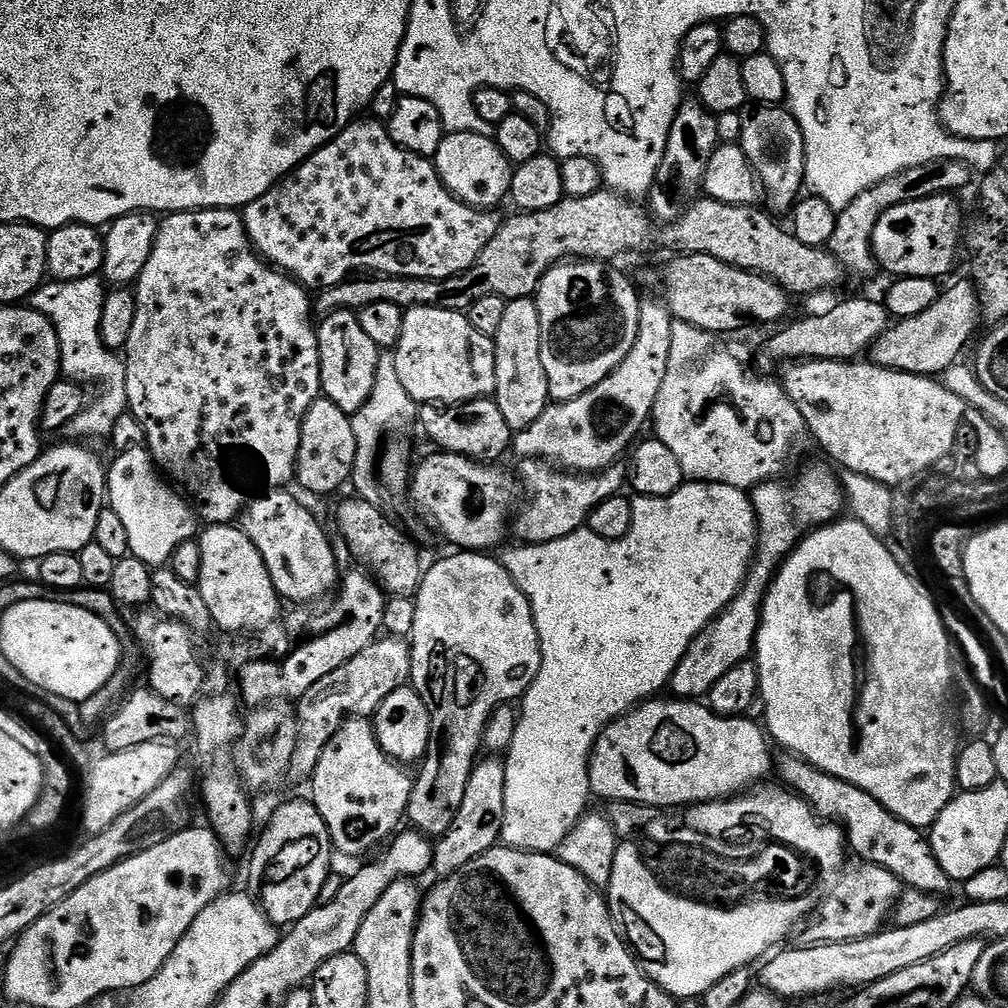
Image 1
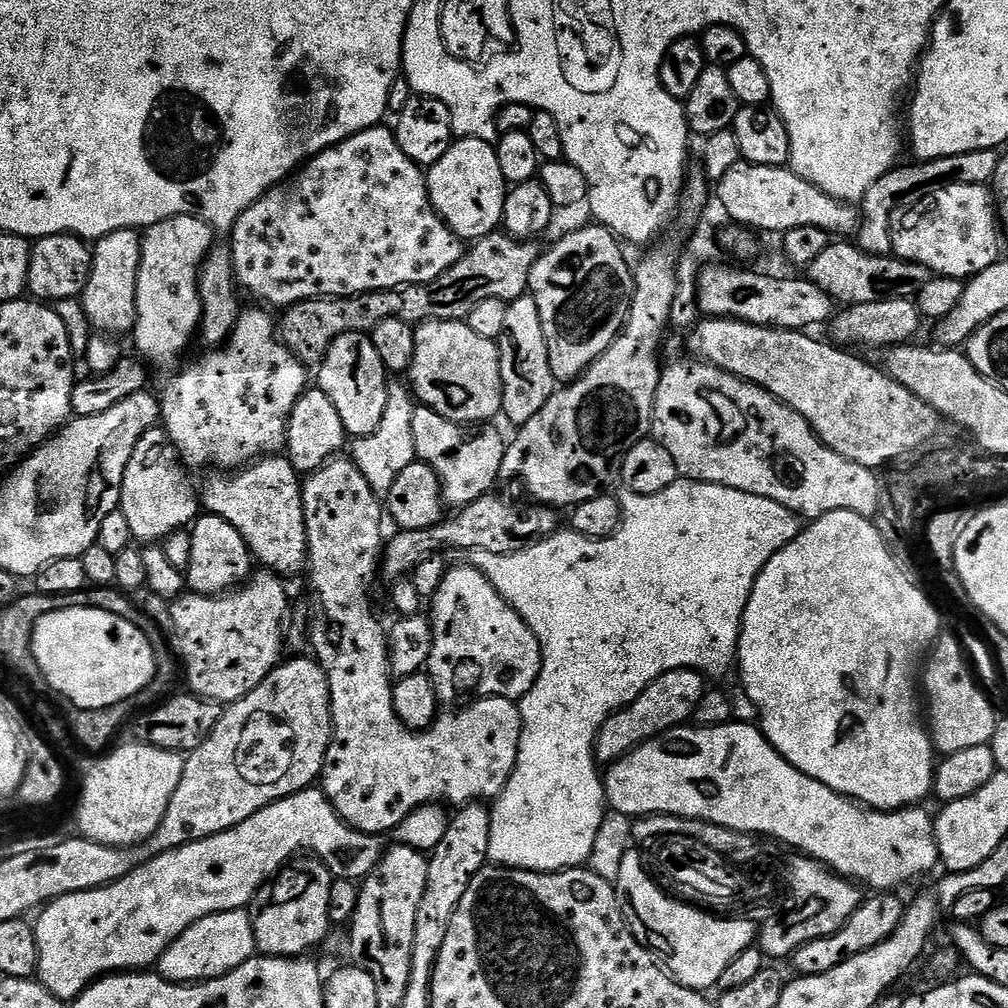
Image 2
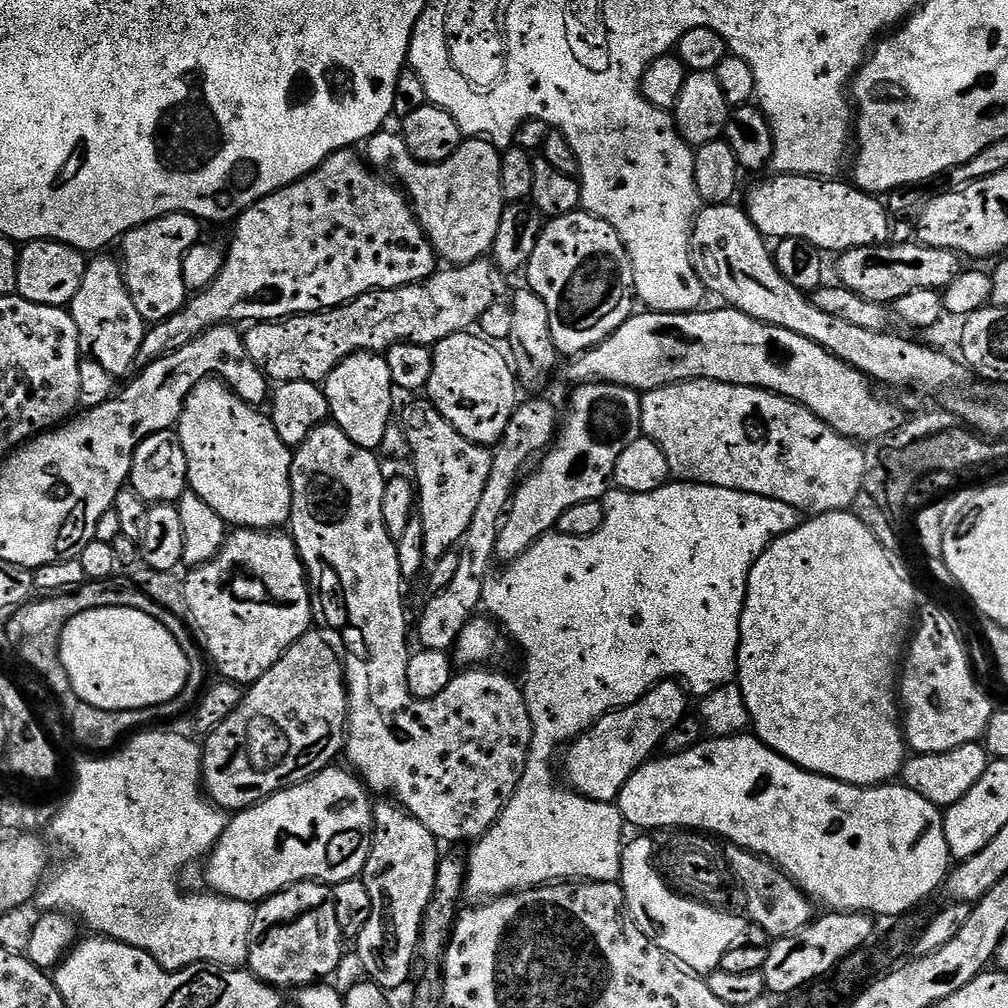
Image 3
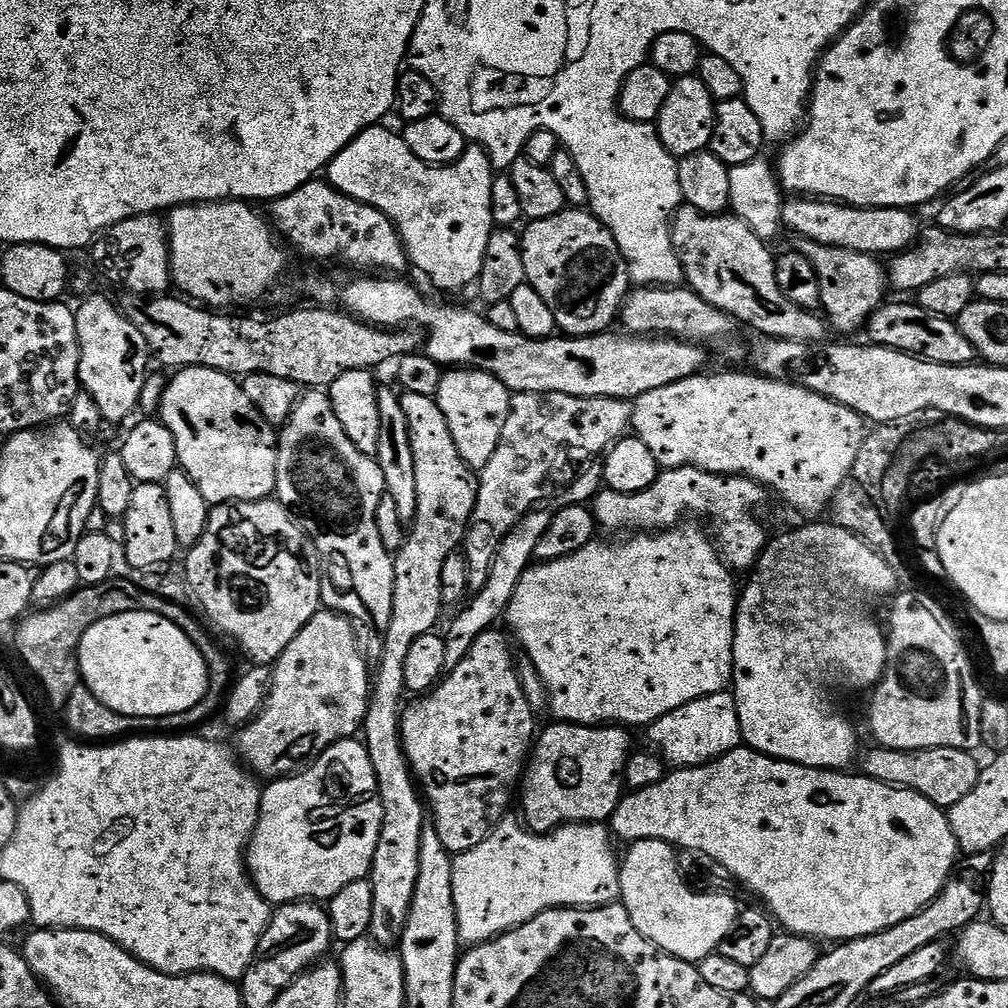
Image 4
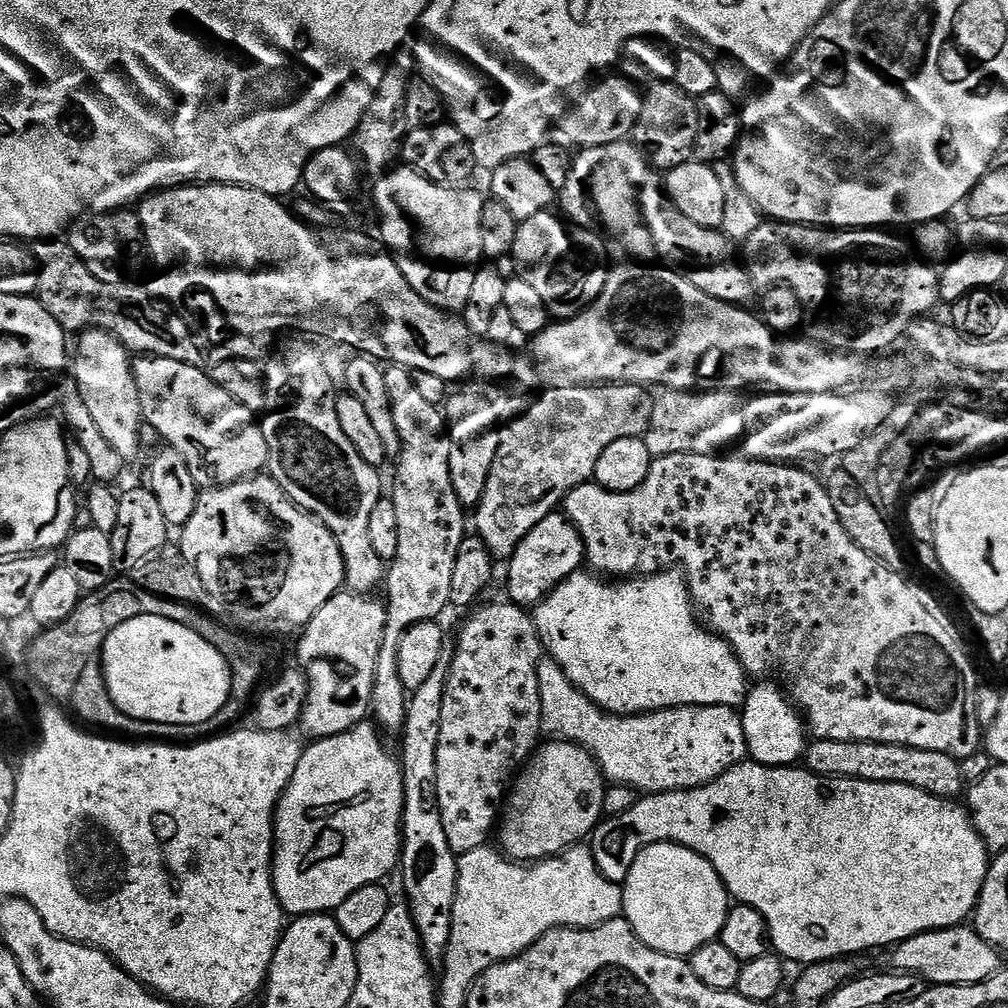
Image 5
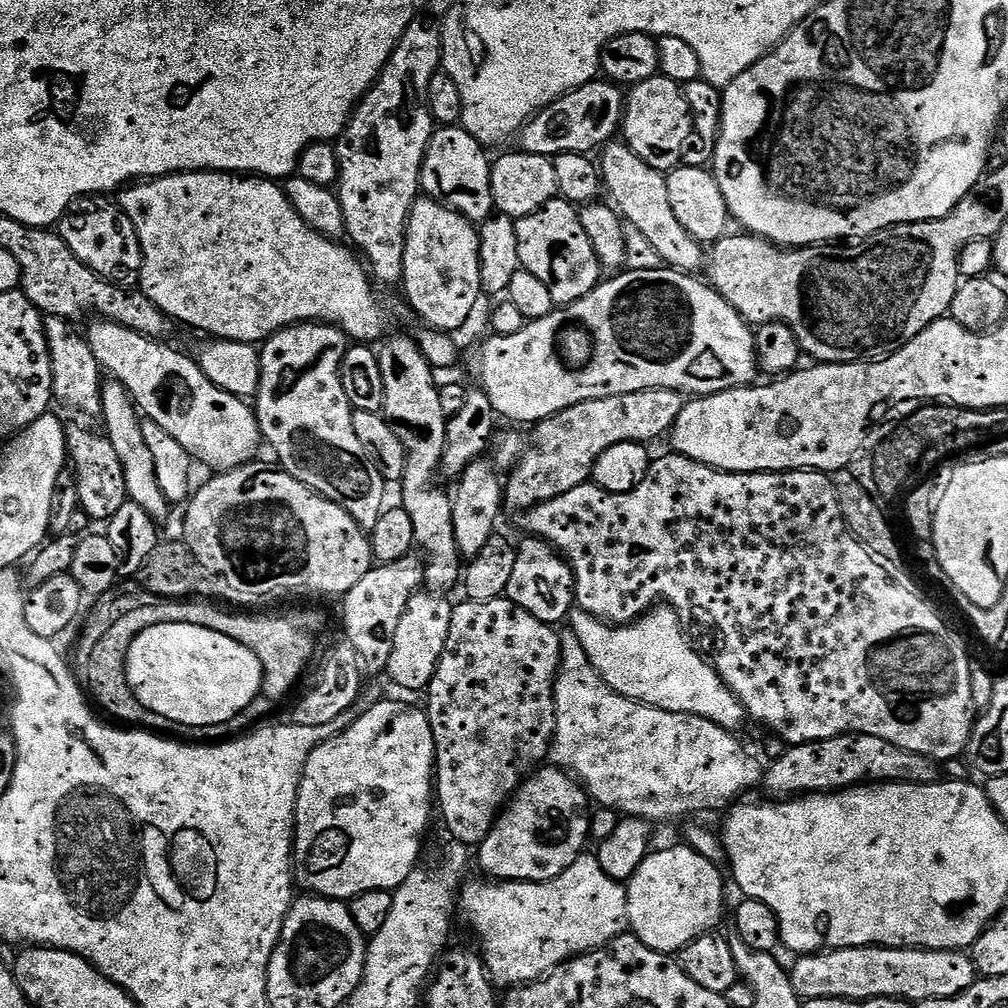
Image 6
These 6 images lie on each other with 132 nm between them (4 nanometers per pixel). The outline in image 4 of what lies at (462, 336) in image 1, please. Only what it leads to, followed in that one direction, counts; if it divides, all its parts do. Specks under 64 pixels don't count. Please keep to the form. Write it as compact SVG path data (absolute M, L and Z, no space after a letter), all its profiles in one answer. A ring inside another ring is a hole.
M453 367L441 375L438 394L434 399L450 426L450 434L454 438L454 446L458 446L458 454L462 454L469 468L484 468L486 462L494 458L494 450L498 450L502 438L502 426L506 426L512 401L508 387L489 372Z

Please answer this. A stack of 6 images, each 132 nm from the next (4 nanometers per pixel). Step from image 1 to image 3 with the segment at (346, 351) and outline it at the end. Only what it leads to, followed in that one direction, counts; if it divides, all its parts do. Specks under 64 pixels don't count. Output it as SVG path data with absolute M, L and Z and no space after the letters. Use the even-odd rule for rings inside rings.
M355 352L342 361L322 382L331 423L337 424L354 442L363 448L379 449L389 425L393 423L390 366L383 355L375 352Z

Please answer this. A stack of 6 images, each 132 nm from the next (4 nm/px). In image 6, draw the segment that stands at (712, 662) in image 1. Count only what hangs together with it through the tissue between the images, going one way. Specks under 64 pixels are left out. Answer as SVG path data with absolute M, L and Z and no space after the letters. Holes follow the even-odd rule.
M544 766L532 773L512 794L512 799L504 805L496 824L478 845L480 868L485 877L496 882L519 880L530 884L540 884L543 880L553 880L562 874L585 851L584 843L589 843L588 821L590 819L590 797L569 773L555 767Z

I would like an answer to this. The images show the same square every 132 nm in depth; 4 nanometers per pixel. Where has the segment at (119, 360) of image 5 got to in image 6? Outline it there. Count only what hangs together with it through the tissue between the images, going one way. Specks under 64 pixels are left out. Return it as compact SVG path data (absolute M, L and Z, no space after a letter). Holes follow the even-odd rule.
M108 378L103 381L101 410L103 412L102 423L104 422L103 431L113 444L114 451L118 454L118 460L121 462L122 472L125 474L127 499L131 503L142 506L142 510L153 521L162 522L168 516L170 505L166 494L162 494L162 490L158 486L158 474L154 474L154 456L146 447L146 438L142 438L140 430L142 420L138 415L138 409L132 403L131 394L121 386L119 380Z

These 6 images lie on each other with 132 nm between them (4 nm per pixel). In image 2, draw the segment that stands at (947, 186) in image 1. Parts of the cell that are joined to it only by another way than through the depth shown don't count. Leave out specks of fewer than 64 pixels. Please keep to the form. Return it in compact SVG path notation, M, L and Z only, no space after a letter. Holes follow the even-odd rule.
M995 148L986 150L970 150L970 154L954 154L950 158L938 158L923 162L912 162L909 168L897 166L891 168L866 194L858 201L860 224L854 233L854 243L866 254L871 256L892 255L890 242L890 218L895 208L905 201L911 202L919 197L927 196L934 188L950 186L951 184L982 184L991 185L994 170L998 170L1000 152Z

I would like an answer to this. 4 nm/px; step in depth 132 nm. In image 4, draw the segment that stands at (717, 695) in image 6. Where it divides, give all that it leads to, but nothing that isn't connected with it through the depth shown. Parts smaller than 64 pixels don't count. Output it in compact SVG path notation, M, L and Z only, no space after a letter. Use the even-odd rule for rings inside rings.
M681 522L675 528L659 534L636 534L633 535L633 540L628 540L625 544L603 544L603 539L597 538L566 558L535 563L518 582L518 590L514 590L506 621L508 620L509 626L516 631L516 636L524 647L521 648L523 655L534 662L548 692L547 711L553 712L557 721L589 726L604 726L609 722L616 726L647 726L670 714L670 710L686 706L686 702L694 702L698 698L725 691L729 687L732 679L732 643L736 637L738 584L736 588L735 582L732 581L733 573L716 551L713 537L705 529L704 533L698 525L688 523Z

